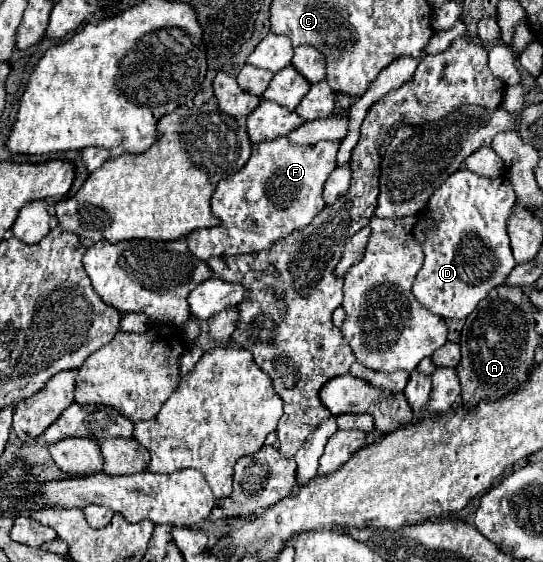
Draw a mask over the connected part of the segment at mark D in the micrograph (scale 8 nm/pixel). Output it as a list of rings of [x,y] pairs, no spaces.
[[[460,167],[428,201],[436,229],[426,231],[424,265],[418,271],[412,295],[442,319],[466,319],[474,307],[516,267],[506,235],[506,219],[516,203],[516,193],[506,177],[480,177]]]

